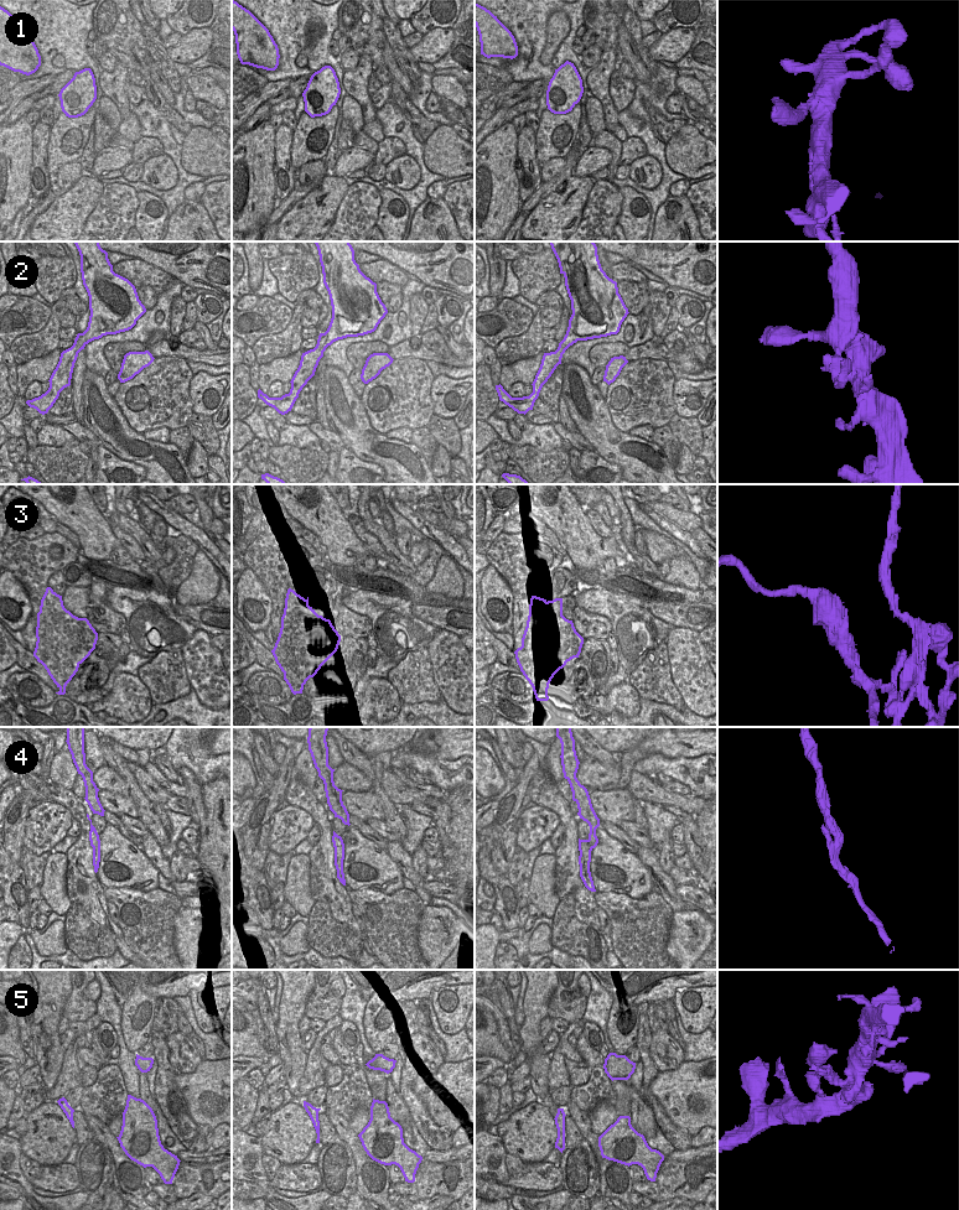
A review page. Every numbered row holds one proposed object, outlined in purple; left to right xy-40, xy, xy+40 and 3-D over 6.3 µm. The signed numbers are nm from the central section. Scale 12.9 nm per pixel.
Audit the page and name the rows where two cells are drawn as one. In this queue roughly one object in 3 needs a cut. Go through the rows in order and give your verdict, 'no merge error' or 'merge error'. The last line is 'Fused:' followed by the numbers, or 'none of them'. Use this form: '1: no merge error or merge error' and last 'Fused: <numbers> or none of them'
1: no merge error
2: no merge error
3: merge error
4: merge error
5: no merge error
Fused: 3, 4

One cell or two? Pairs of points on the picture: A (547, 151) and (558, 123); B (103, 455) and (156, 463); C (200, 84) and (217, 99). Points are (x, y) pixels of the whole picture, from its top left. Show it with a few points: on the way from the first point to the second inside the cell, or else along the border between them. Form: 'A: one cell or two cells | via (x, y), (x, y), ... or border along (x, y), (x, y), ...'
A: one cell | via (549, 144), (553, 130)
B: two cells | border along (100, 443), (120, 458), (141, 465), (145, 468)
C: one cell | via (203, 87), (213, 95)

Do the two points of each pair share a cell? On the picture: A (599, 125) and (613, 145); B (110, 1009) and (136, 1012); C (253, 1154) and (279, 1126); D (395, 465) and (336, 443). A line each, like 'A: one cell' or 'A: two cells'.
A: two cells
B: two cells
C: two cells
D: two cells

